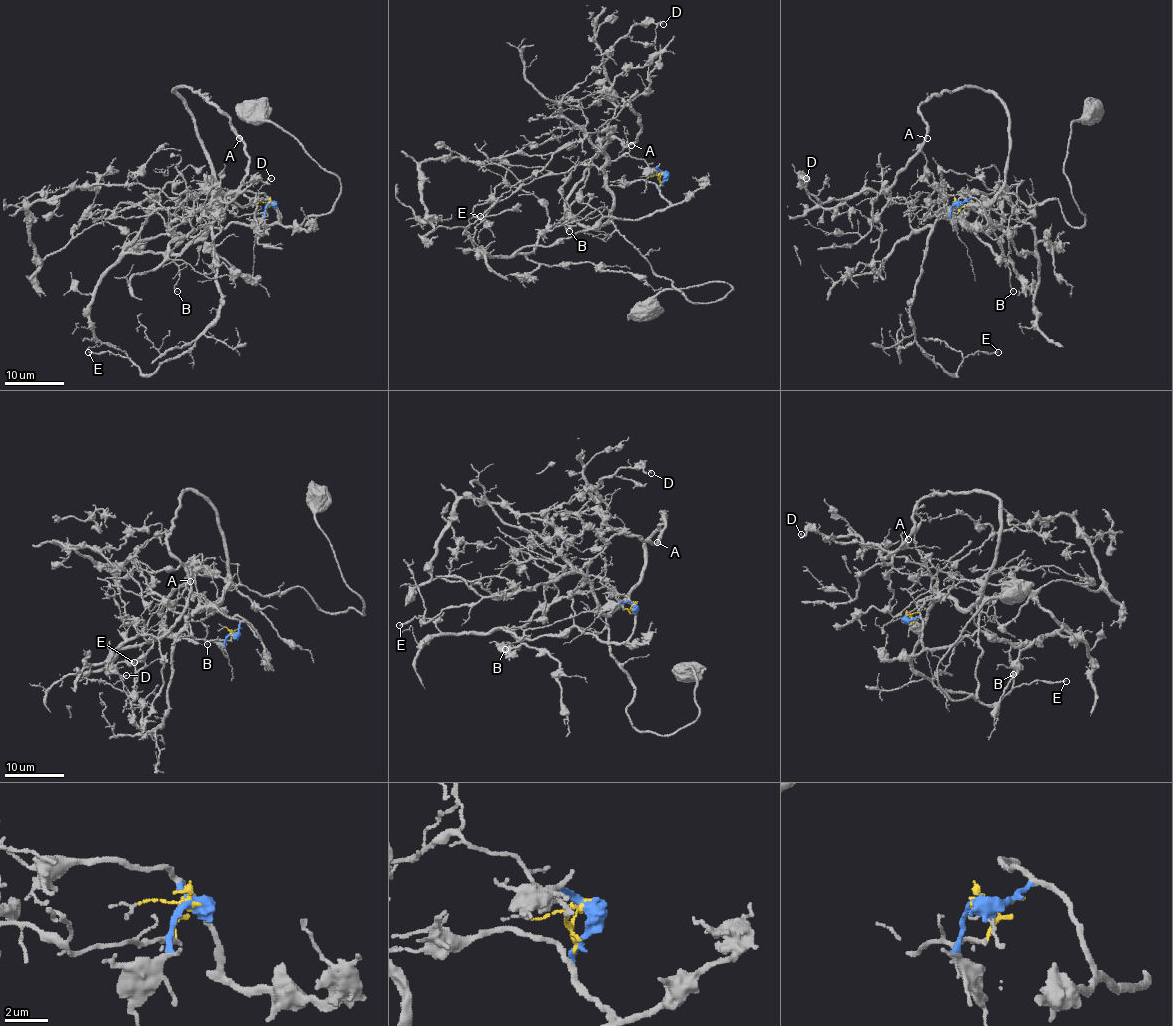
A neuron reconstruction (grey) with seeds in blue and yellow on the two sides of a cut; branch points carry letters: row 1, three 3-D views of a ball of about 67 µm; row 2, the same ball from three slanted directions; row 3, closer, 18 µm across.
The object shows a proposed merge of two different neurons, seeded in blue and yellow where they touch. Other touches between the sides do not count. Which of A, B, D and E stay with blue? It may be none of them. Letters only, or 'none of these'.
none of these

